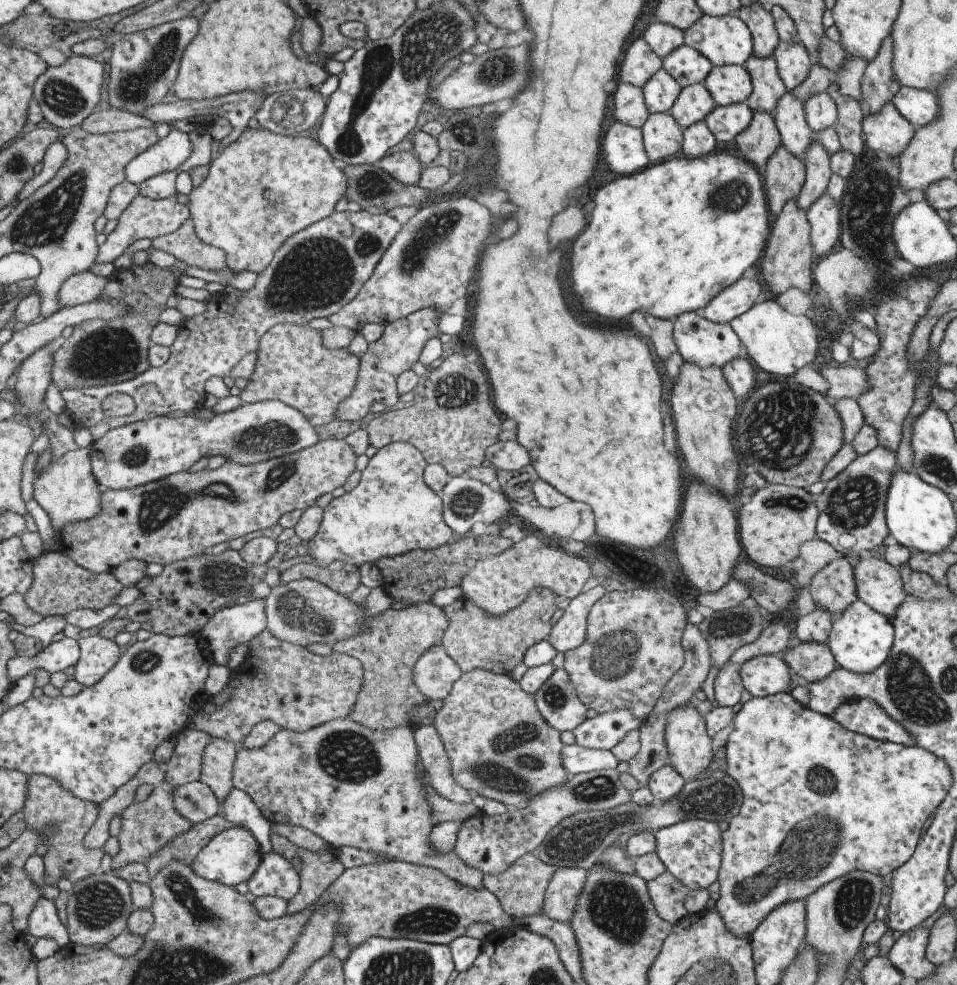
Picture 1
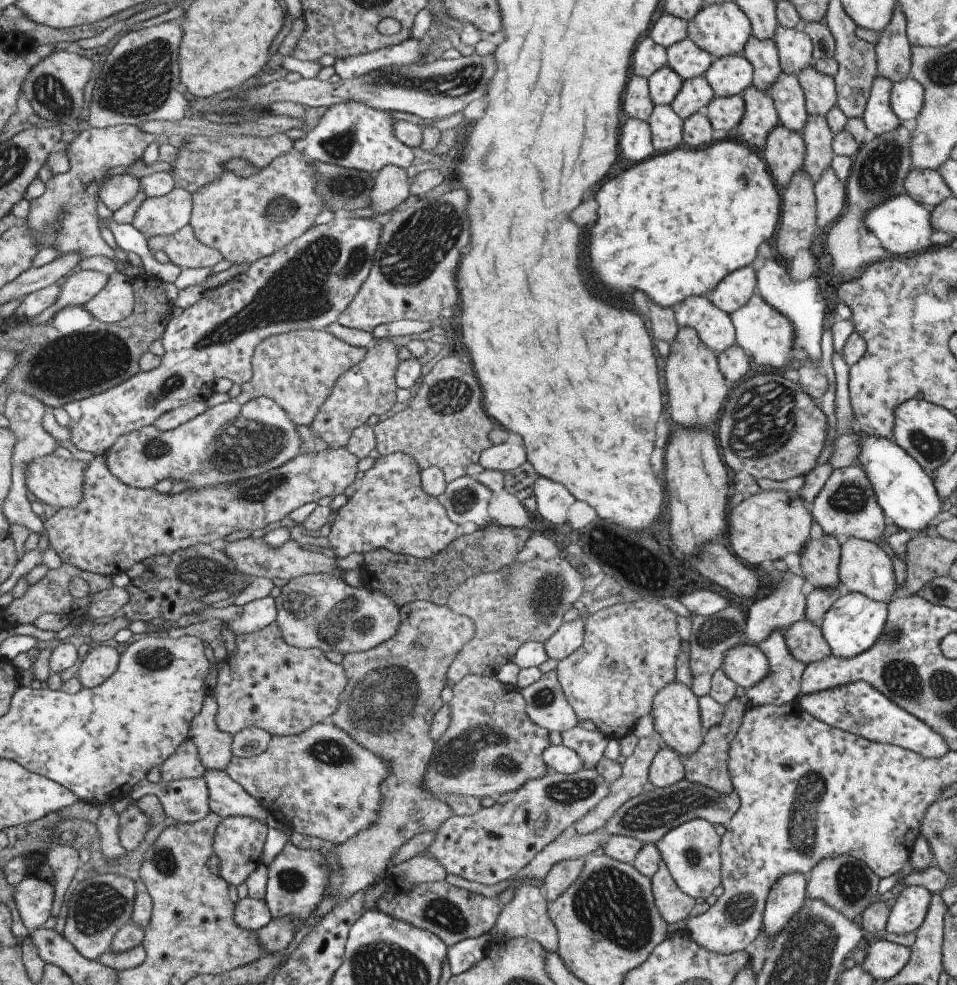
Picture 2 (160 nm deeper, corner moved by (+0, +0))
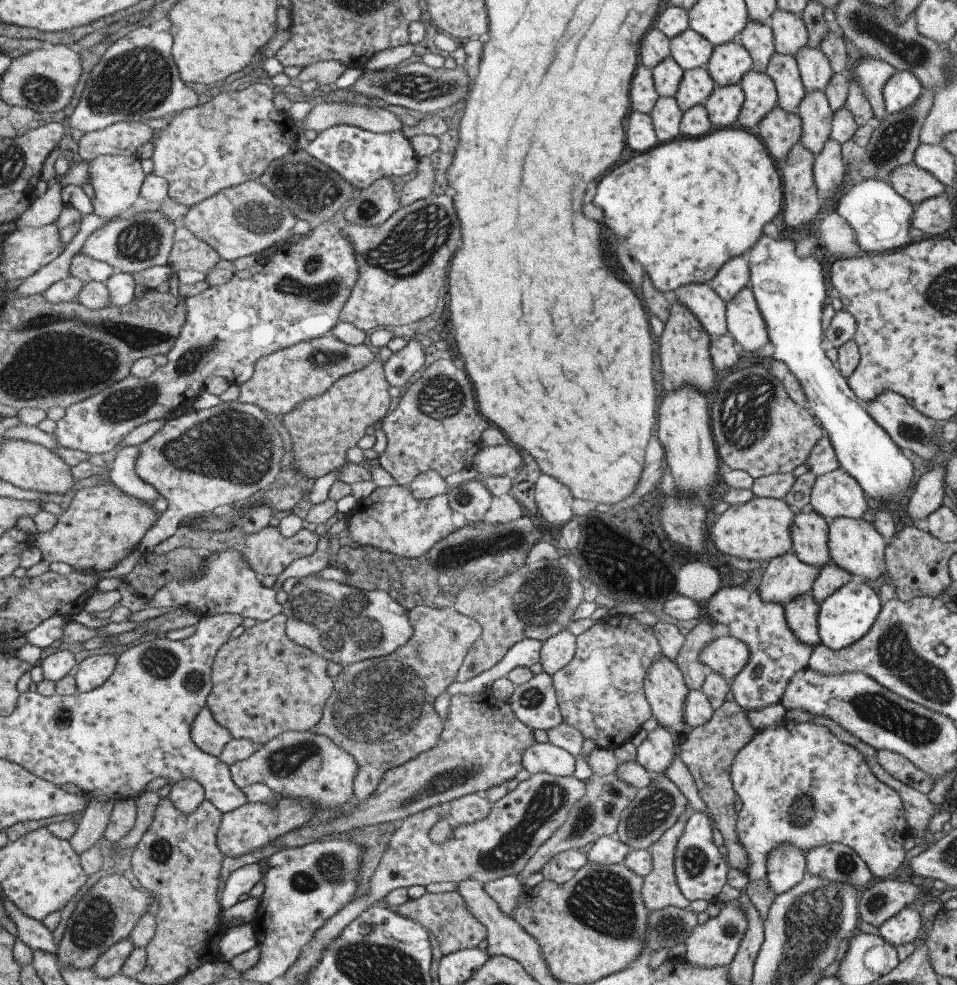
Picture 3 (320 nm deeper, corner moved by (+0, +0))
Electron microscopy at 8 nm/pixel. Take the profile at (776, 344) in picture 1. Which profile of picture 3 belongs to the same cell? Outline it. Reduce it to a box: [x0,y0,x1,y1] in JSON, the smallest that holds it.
[724,286,767,352]

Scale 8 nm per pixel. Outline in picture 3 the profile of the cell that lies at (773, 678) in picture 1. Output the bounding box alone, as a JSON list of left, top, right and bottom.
[698,635,747,681]

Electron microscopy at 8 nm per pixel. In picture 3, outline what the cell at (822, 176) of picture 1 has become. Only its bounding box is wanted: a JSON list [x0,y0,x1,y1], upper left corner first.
[796,91,832,156]

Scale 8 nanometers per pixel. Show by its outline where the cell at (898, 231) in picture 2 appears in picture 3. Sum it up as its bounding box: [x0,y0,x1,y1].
[834,179,913,253]

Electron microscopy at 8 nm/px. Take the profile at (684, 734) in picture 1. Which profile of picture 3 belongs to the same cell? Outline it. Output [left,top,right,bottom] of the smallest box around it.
[642,656,688,732]

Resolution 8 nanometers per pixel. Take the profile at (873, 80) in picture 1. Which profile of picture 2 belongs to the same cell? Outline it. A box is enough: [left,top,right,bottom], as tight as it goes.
[874,3,910,84]

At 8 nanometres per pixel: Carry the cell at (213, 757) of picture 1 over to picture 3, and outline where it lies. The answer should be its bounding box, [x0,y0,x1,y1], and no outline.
[193,707,234,757]

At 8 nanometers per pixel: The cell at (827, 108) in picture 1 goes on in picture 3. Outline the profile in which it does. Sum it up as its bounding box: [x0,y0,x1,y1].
[793,46,833,92]

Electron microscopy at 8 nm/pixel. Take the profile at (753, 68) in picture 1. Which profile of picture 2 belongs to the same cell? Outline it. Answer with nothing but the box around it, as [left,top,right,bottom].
[742,35,781,91]

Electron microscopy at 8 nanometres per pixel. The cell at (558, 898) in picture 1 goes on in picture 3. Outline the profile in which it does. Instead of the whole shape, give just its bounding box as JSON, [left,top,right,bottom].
[540,849,586,884]

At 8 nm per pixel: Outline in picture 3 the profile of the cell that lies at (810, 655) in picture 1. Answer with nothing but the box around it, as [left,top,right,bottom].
[782,593,820,648]

